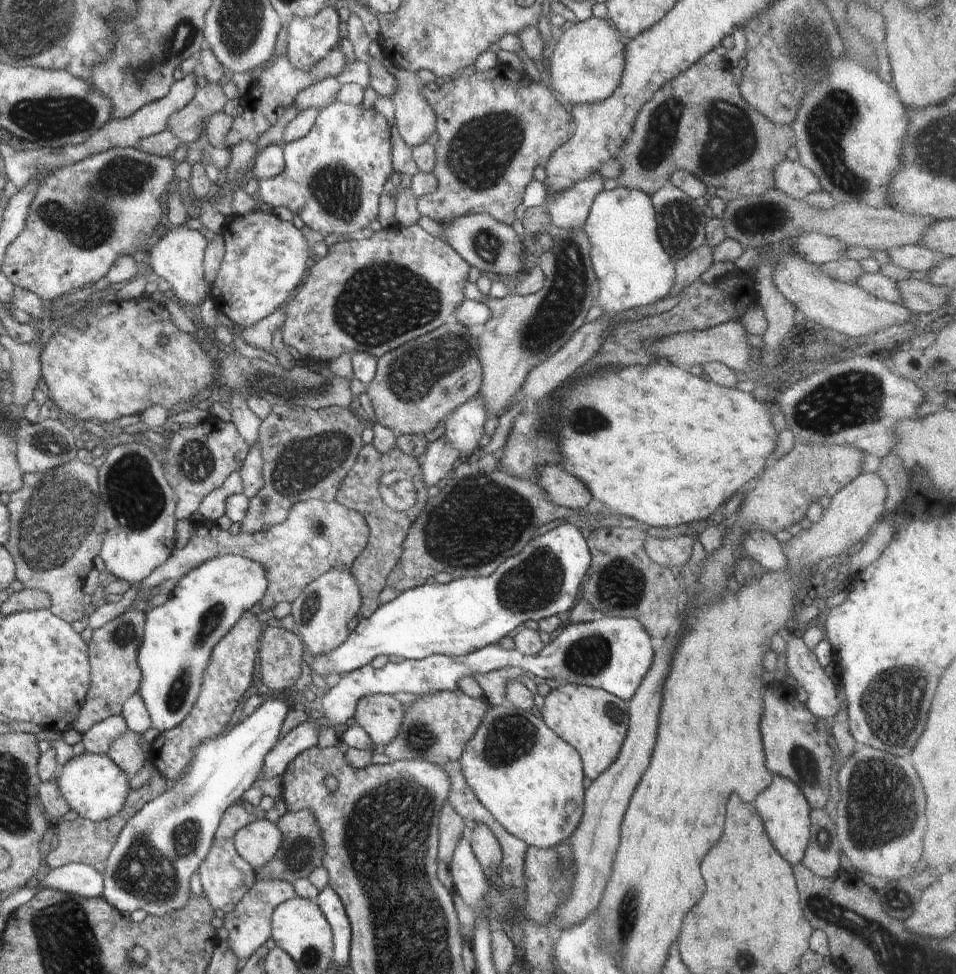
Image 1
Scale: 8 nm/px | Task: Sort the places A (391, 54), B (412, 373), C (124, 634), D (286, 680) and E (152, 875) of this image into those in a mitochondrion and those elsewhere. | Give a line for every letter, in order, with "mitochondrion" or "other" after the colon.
A: other
B: mitochondrion
C: mitochondrion
D: other
E: mitochondrion

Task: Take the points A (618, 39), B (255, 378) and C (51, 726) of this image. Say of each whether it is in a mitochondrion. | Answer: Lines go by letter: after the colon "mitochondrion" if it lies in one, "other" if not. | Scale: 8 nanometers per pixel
A: other
B: other
C: other

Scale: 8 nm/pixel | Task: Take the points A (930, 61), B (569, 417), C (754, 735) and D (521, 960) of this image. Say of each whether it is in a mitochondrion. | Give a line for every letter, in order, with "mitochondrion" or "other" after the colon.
A: other
B: mitochondrion
C: other
D: other

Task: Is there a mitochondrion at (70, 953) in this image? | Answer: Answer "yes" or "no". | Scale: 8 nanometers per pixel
yes

